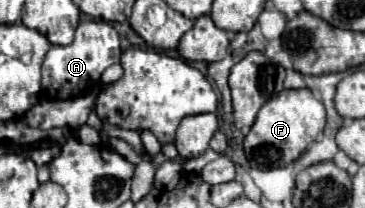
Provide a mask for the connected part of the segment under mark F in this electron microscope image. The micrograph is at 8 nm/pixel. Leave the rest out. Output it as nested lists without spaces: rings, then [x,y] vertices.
[[[290,89],[282,91],[262,109],[258,111],[258,117],[250,129],[250,133],[244,137],[244,153],[254,169],[274,169],[274,167],[286,167],[290,165],[312,141],[318,139],[318,135],[324,131],[326,125],[326,111],[322,101],[318,101],[310,89]]]

